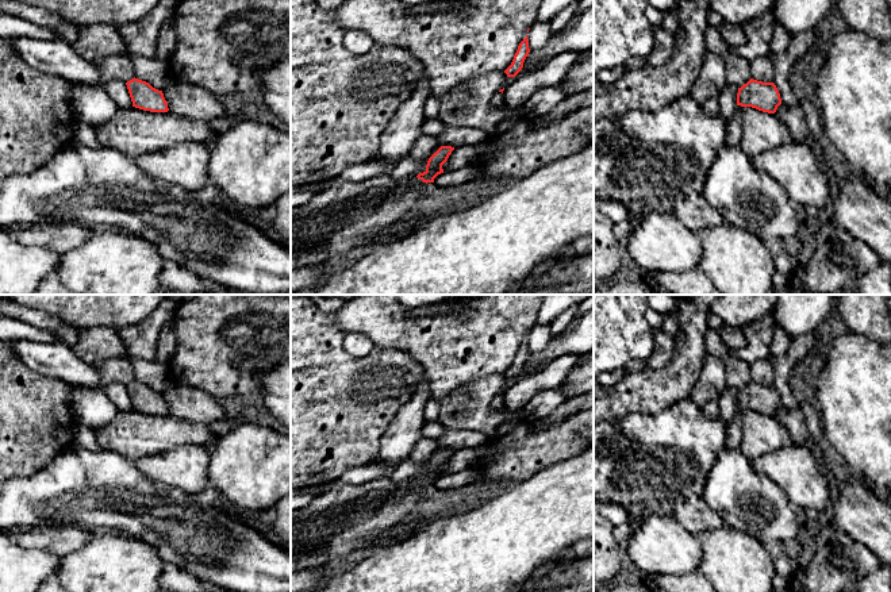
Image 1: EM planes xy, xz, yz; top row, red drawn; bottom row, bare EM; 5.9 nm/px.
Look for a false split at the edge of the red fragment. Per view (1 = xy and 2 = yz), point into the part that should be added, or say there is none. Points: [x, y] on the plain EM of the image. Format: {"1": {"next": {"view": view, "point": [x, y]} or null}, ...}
{"1": {"next": null}, "2": {"next": null}}

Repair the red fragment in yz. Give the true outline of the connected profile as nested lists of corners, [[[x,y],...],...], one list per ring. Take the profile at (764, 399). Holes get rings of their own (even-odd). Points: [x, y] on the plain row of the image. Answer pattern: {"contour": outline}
{"contour": [[[750,381],[738,391],[737,408],[752,410],[763,415],[775,416],[781,407],[780,396],[773,385]]]}

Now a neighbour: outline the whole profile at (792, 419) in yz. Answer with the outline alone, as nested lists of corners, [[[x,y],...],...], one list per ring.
[[[799,405],[780,407],[775,418],[788,431],[794,445],[806,445],[810,439],[806,416]]]

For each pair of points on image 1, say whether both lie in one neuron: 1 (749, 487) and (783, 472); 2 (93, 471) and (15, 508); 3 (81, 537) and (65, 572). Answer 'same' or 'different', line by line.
1: different
2: same
3: different

